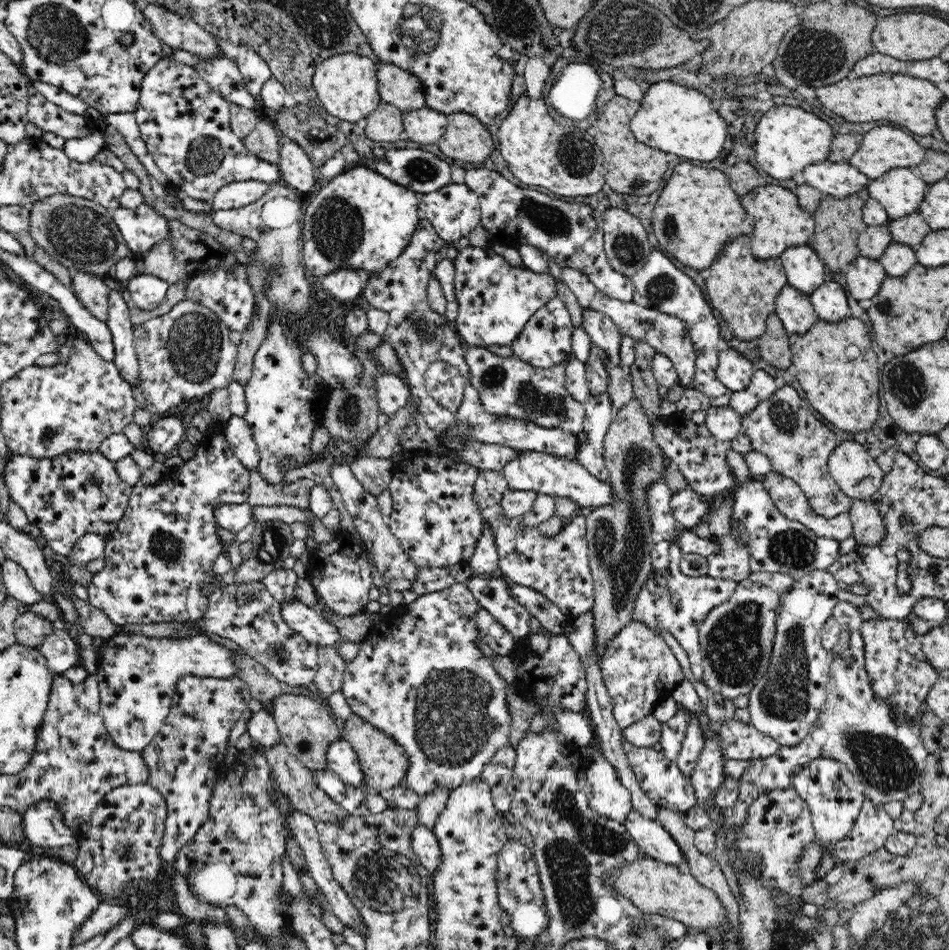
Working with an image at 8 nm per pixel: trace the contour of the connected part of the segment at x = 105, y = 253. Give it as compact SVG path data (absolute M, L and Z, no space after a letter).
M52 194L33 204L29 222L28 233L37 246L67 269L75 268L92 275L105 274L119 260L129 255L128 245L110 211L85 198Z

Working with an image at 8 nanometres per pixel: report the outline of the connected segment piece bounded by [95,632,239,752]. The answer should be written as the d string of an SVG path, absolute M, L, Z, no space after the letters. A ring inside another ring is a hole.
M134 632L131 635L116 633L104 642L105 649L98 658L97 676L100 688L100 708L104 724L113 741L124 750L141 752L160 732L171 708L171 697L175 690L174 684L184 674L233 679L239 673L235 665L233 653L224 645L210 639L206 634L197 634L182 639L148 638Z

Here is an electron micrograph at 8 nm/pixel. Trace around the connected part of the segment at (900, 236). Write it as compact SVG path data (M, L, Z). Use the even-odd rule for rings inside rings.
M912 213L888 222L894 243L902 243L917 248L924 237L931 231L925 218L919 213Z

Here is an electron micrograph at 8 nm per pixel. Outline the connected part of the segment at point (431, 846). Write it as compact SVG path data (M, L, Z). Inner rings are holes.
M418 822L418 826L412 831L411 837L411 845L417 859L424 866L429 877L433 876L441 861L441 848L437 836L426 828L426 825Z

